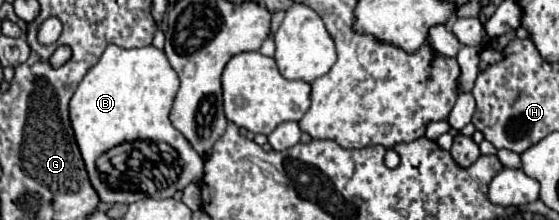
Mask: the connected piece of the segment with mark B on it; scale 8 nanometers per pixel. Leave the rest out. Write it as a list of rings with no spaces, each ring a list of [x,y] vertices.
[[[110,44],[96,66],[78,84],[70,100],[70,122],[78,148],[82,152],[90,182],[96,188],[102,202],[132,204],[148,196],[162,200],[172,198],[178,190],[184,190],[190,182],[200,184],[204,160],[194,152],[192,144],[170,122],[172,102],[178,92],[178,74],[172,70],[166,54],[154,46],[144,48],[120,48]]]

